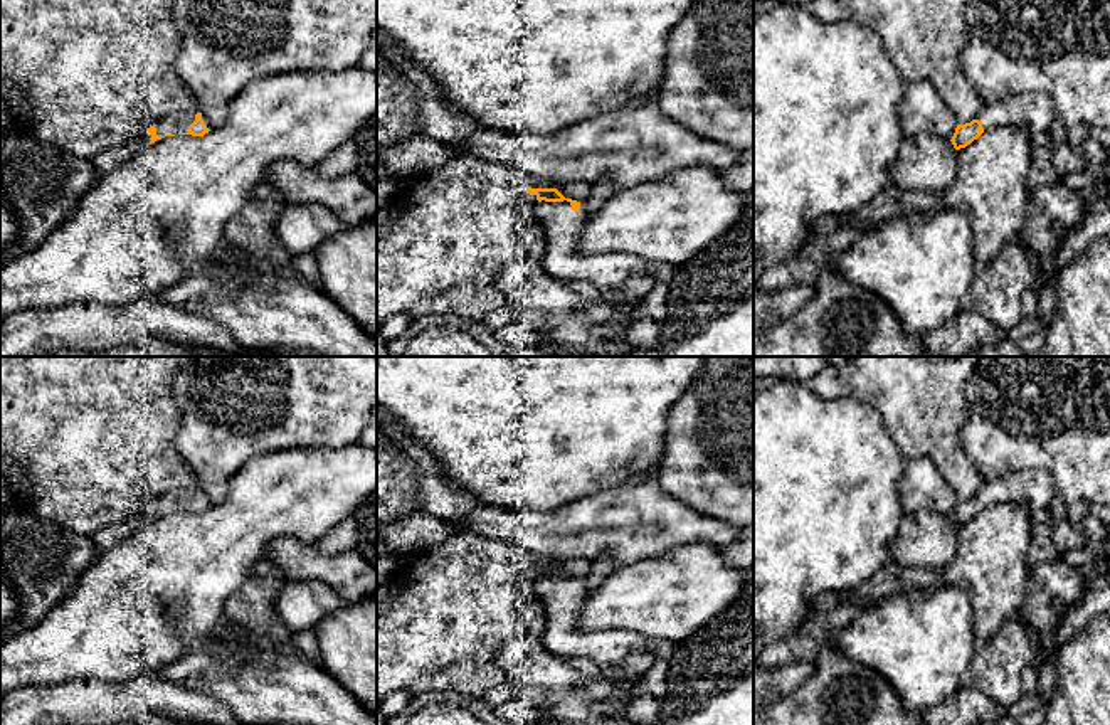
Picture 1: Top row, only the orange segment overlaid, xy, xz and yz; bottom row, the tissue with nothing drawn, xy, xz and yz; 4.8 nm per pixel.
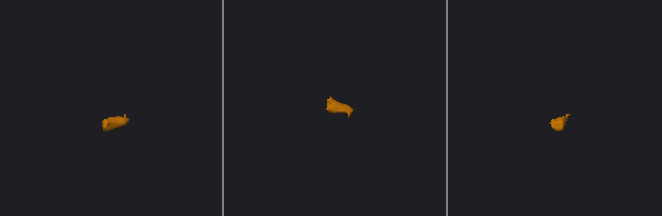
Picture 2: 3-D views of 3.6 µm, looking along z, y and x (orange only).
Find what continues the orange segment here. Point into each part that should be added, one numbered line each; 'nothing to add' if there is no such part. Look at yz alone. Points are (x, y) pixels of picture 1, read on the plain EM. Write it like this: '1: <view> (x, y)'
1: yz (1033, 486)

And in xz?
1: xz (562, 603)

